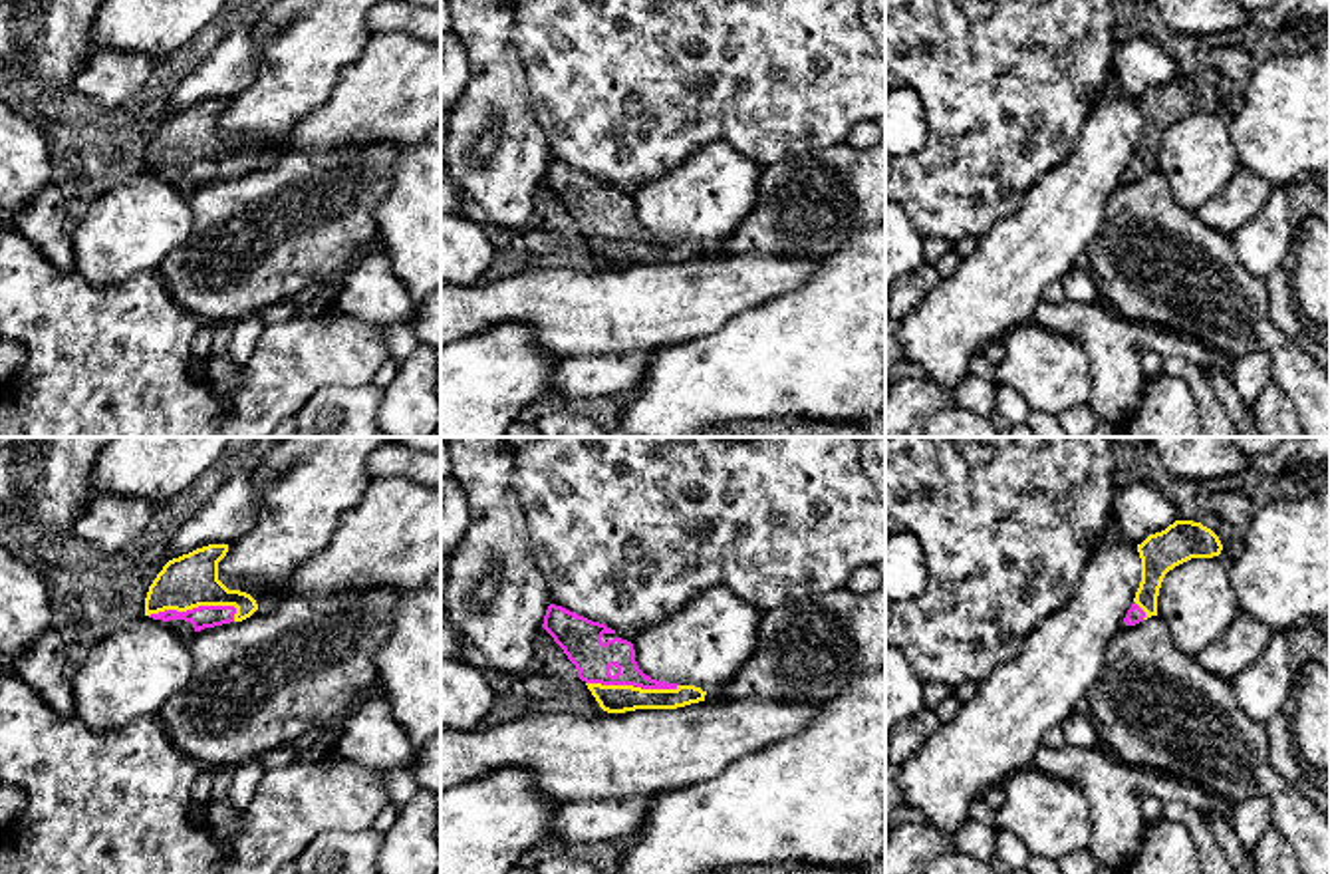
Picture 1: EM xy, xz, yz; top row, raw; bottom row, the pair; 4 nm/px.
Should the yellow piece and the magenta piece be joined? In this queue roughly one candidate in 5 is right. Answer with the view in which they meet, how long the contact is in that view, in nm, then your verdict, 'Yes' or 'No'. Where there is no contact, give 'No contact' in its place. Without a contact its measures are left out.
Touches yellow in xy. Shared border 360 nm. Yes

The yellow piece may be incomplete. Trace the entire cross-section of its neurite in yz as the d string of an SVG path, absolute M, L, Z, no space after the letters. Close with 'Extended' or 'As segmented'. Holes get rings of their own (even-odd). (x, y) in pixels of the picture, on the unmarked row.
M1175 75L1165 85L1149 89L1137 107L1141 113L1141 137L1133 159L1128 165L1126 181L1135 181L1151 171L1157 171L1157 151L1161 137L1169 125L1191 113L1219 111L1223 99L1219 91L1193 75Z. Extended

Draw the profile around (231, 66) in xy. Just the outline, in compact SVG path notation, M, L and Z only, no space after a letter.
M254 24L238 28L191 70L169 97L169 115L208 99L230 99L248 87L260 56L252 32Z

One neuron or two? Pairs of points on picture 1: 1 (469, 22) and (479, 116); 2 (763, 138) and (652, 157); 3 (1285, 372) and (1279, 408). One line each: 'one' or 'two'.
1: one
2: one
3: two

